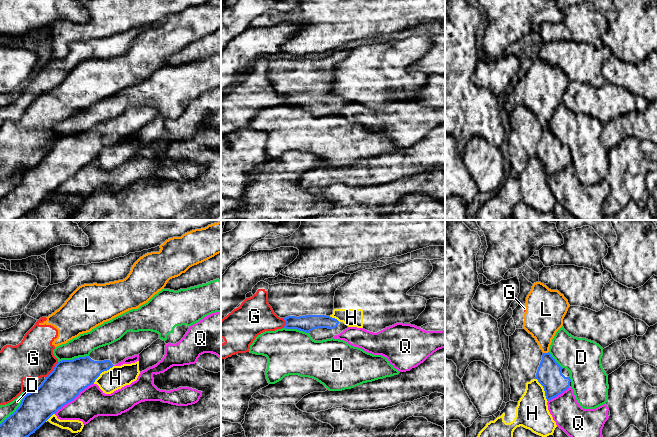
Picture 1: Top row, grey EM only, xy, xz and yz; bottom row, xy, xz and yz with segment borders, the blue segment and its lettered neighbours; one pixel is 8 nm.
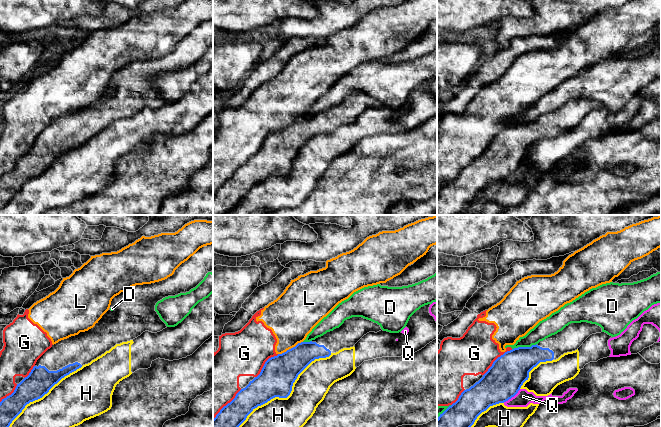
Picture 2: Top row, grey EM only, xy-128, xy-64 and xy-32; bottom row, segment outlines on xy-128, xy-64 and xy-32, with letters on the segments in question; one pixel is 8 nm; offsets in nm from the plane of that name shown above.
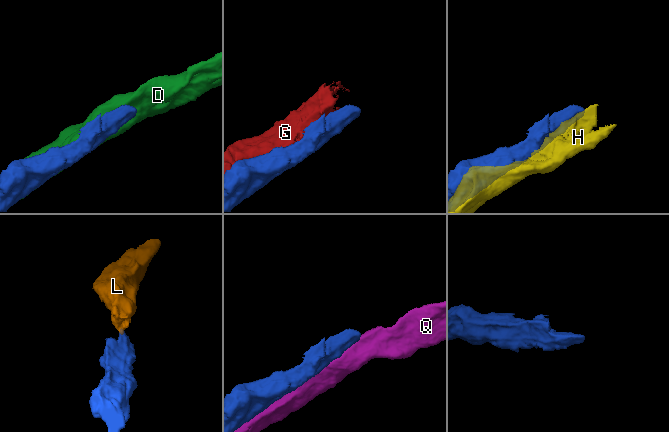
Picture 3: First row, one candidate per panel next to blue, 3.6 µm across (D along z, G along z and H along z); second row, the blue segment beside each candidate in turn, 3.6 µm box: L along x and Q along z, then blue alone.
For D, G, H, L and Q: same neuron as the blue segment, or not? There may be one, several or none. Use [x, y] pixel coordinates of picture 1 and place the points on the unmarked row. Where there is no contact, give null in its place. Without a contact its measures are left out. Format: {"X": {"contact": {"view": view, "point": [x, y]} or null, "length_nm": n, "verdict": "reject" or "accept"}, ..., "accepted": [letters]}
{"D": {"contact": {"view": "xy", "point": [16, 186]}, "length_nm": 320, "verdict": "reject"}, "G": {"contact": {"view": "xy", "point": [53, 146]}, "length_nm": 170, "verdict": "reject"}, "H": {"contact": {"view": "yz", "point": [544, 166]}, "length_nm": 220, "verdict": "reject"}, "L": {"contact": {"view": "yz", "point": [545, 129]}, "length_nm": 50, "verdict": "reject"}, "Q": {"contact": {"view": "xy", "point": [73, 175]}, "length_nm": 400, "verdict": "reject"}, "accepted": []}

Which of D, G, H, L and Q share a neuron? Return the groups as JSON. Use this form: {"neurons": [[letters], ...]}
{"neurons": [["D"], ["G", "L"], ["H"], ["Q"]]}

